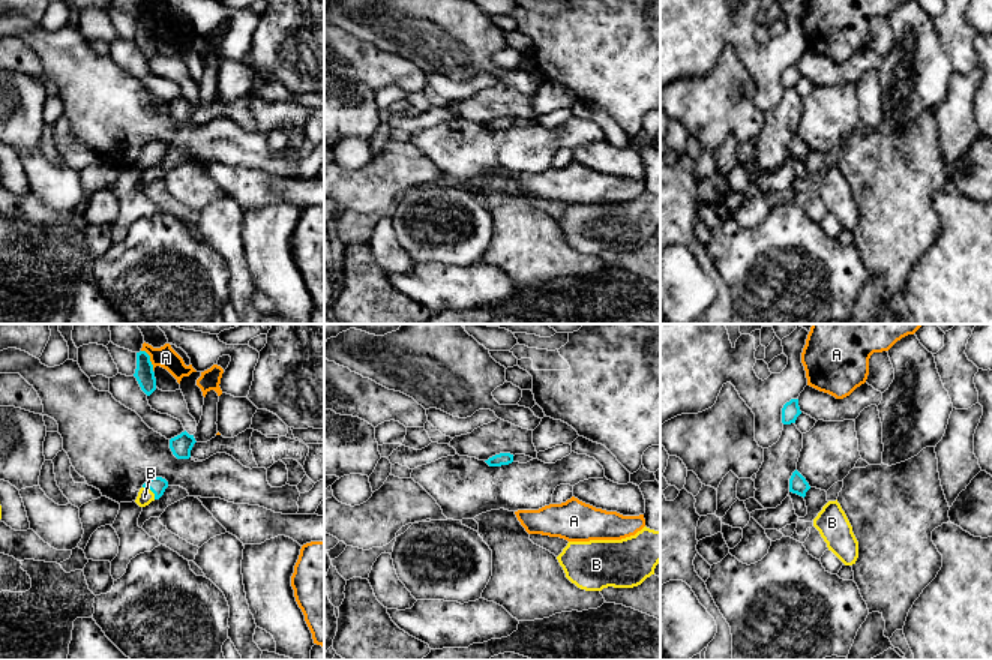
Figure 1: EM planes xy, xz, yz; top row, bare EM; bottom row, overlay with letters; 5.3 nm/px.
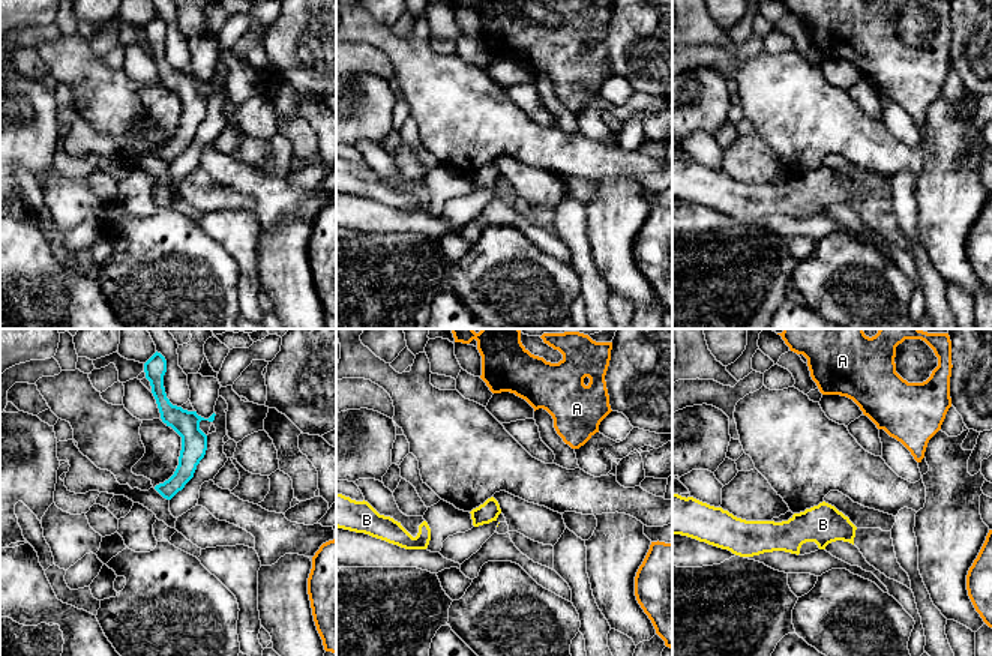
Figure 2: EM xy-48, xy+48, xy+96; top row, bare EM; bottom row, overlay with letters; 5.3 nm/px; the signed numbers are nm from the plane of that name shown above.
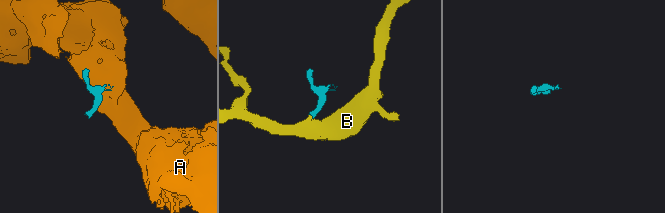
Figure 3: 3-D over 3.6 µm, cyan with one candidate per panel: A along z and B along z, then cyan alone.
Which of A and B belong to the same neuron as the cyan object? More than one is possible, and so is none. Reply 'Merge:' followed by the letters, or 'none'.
Merge: B

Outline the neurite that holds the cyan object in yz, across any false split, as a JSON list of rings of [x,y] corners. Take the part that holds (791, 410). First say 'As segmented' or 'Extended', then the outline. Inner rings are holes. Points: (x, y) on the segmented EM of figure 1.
As segmented. [[[791,399],[782,408],[782,423],[791,424],[795,423],[797,417],[801,414],[798,406],[798,399]]]

